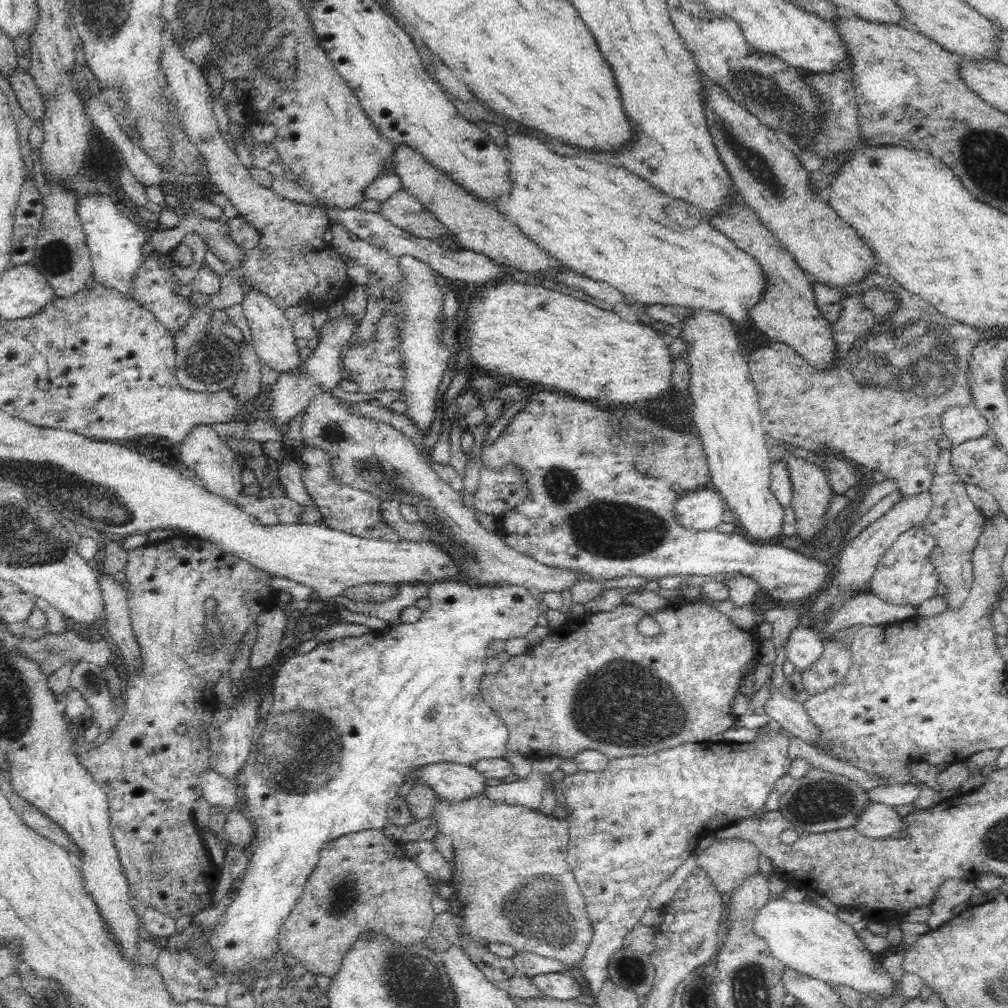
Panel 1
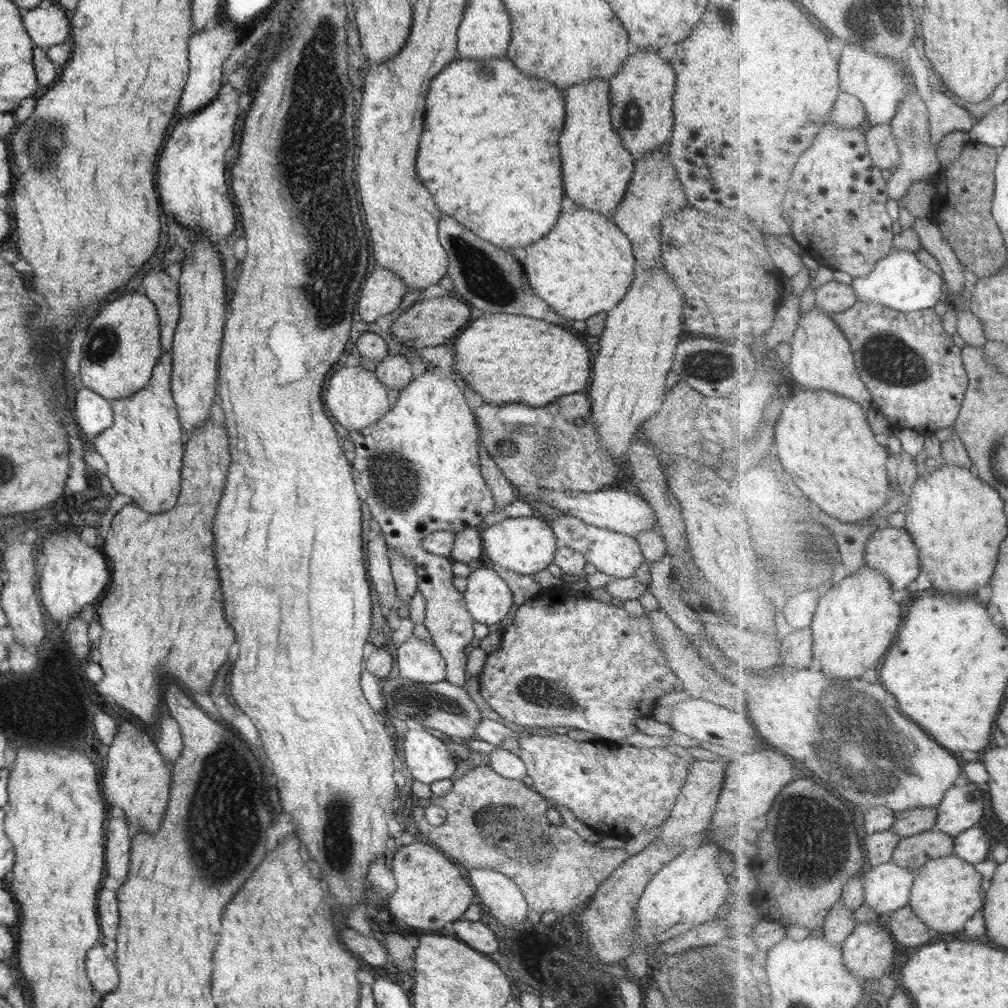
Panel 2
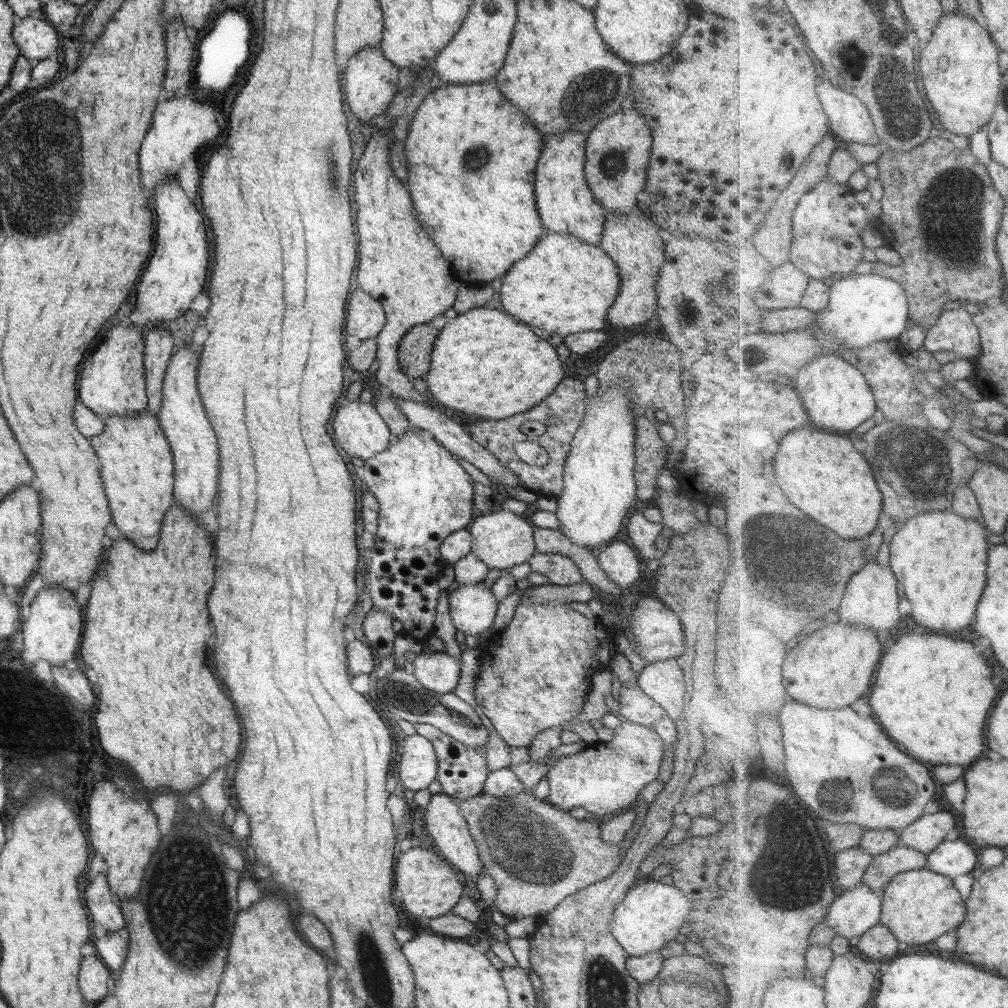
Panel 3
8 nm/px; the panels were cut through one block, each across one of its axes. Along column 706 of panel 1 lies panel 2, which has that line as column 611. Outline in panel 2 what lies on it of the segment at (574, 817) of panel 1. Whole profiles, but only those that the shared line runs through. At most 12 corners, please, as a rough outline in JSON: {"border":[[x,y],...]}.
{"border":[[518,742],[531,787],[592,832],[666,822],[692,766],[666,747]]}

